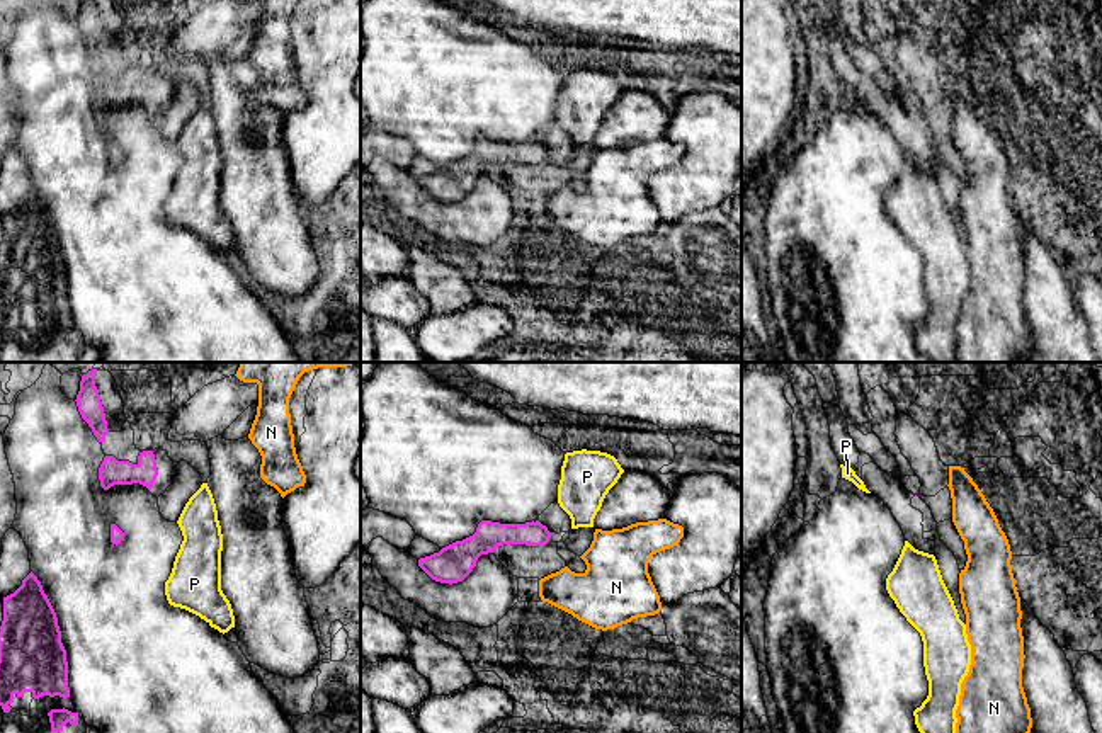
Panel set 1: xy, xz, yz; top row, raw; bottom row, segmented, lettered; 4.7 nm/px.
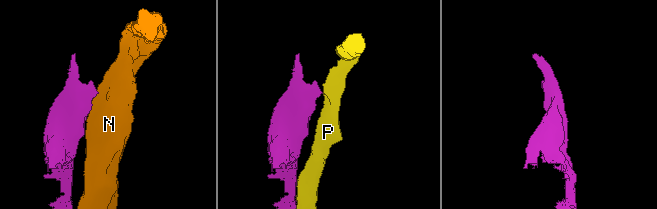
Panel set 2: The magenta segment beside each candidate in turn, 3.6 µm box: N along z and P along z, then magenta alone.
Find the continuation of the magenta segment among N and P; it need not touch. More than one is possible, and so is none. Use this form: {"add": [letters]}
{"add": []}

